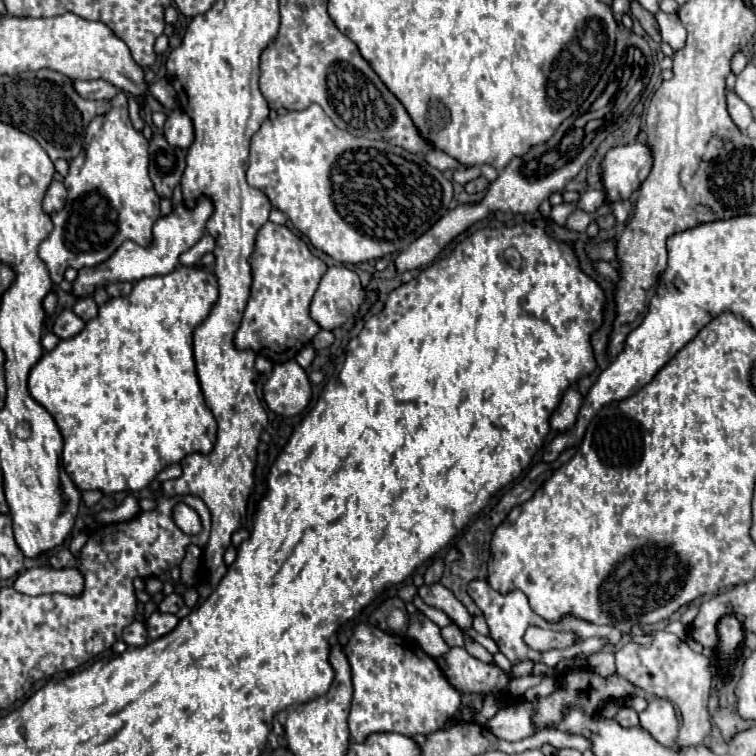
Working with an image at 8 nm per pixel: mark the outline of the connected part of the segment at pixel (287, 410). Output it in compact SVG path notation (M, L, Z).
M294 360L274 366L264 384L264 402L280 416L300 414L308 406L310 396L310 380Z

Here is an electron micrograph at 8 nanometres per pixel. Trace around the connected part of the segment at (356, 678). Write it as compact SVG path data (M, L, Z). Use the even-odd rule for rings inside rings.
M358 624L344 652L352 668L352 684L354 684L348 728L350 728L350 738L356 742L362 742L368 734L374 732L400 732L404 736L430 734L438 730L442 724L446 724L446 720L450 720L456 714L462 702L460 692L450 686L440 666L420 648L420 644L414 644L414 640L388 634L370 624Z

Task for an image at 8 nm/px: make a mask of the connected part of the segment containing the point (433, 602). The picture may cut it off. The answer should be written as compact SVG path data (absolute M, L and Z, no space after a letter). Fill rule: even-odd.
M440 582L438 584L430 584L430 586L420 586L418 588L418 594L420 598L428 604L428 606L434 606L438 610L444 610L454 622L456 626L460 628L470 628L472 626L472 618L470 614L466 612L466 608L456 600L456 596L446 588L442 586Z

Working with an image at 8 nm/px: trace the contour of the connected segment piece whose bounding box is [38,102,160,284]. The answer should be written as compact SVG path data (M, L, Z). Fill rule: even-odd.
M128 102L112 104L110 112L96 116L86 130L86 142L82 154L70 160L68 176L64 178L68 188L66 206L52 214L54 232L40 244L38 256L46 264L54 284L60 284L66 268L92 268L106 262L124 240L132 240L138 246L150 246L152 226L160 216L160 196L154 192L152 180L148 176L148 140L140 130L136 130L128 118Z

